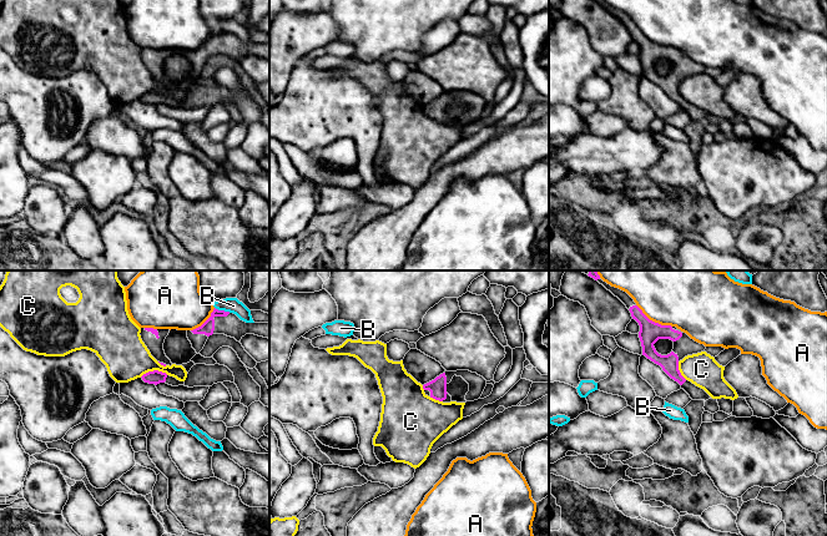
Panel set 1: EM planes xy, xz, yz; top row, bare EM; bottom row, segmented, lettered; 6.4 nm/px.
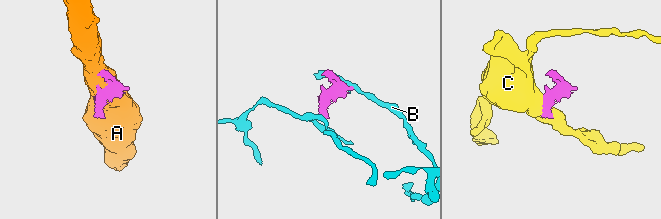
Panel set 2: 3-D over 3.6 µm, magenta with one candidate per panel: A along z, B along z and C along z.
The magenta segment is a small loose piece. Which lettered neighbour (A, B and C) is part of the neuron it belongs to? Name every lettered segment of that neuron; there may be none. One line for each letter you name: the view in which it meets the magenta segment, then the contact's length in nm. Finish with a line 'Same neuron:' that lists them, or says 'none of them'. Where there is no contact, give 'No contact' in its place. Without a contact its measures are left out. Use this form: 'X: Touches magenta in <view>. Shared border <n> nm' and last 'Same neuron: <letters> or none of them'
Same neuron: none of them

